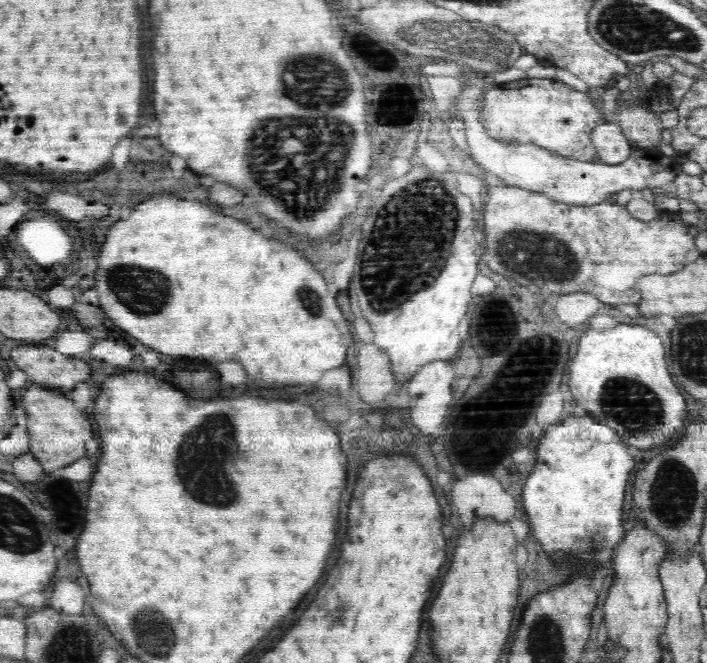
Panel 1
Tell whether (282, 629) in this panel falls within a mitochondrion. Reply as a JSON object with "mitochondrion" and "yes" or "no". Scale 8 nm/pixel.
{"mitochondrion":"no"}

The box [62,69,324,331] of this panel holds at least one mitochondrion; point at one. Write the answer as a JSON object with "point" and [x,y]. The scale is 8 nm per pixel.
{"point":[145,292]}

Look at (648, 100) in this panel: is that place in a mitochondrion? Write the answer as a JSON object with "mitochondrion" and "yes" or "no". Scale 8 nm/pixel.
{"mitochondrion":"no"}

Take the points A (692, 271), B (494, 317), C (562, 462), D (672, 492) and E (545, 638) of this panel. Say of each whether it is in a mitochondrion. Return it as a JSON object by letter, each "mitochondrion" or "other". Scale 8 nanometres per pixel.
{"A":"other","B":"other","C":"other","D":"mitochondrion","E":"mitochondrion"}

